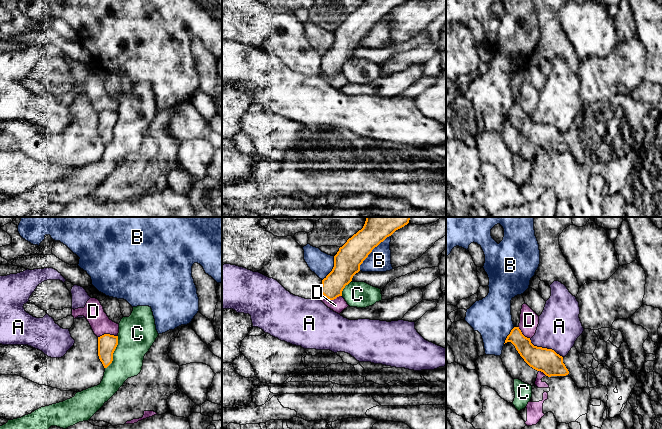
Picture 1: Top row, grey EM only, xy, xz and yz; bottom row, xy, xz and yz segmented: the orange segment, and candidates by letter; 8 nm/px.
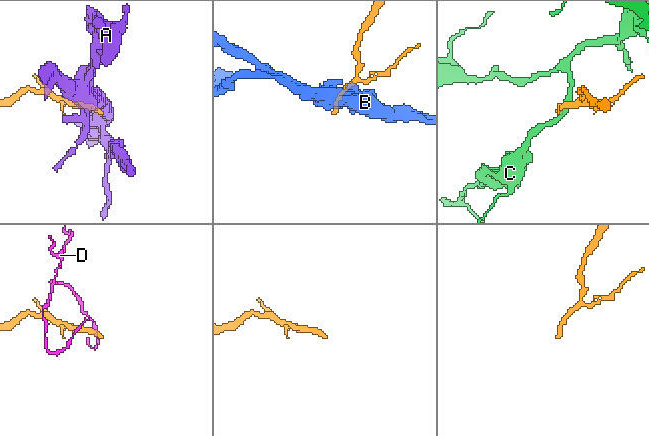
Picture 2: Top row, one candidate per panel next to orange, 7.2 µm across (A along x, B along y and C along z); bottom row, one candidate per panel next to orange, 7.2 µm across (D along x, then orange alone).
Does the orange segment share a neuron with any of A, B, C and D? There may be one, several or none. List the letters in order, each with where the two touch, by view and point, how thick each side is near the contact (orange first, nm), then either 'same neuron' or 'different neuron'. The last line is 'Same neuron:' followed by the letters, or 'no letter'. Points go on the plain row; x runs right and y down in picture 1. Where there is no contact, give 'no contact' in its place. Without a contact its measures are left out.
A: contact yz (545, 124); calibres 190 and 340 nm; different neuron
B: contact xz (371, 27); calibres 220 and 190 nm; different neuron
C: contact xy (113, 128); calibres 150 and 300 nm; different neuron
D: contact xz (331, 75); calibres 180 and 110 nm; different neuron
Same neuron: no letter

